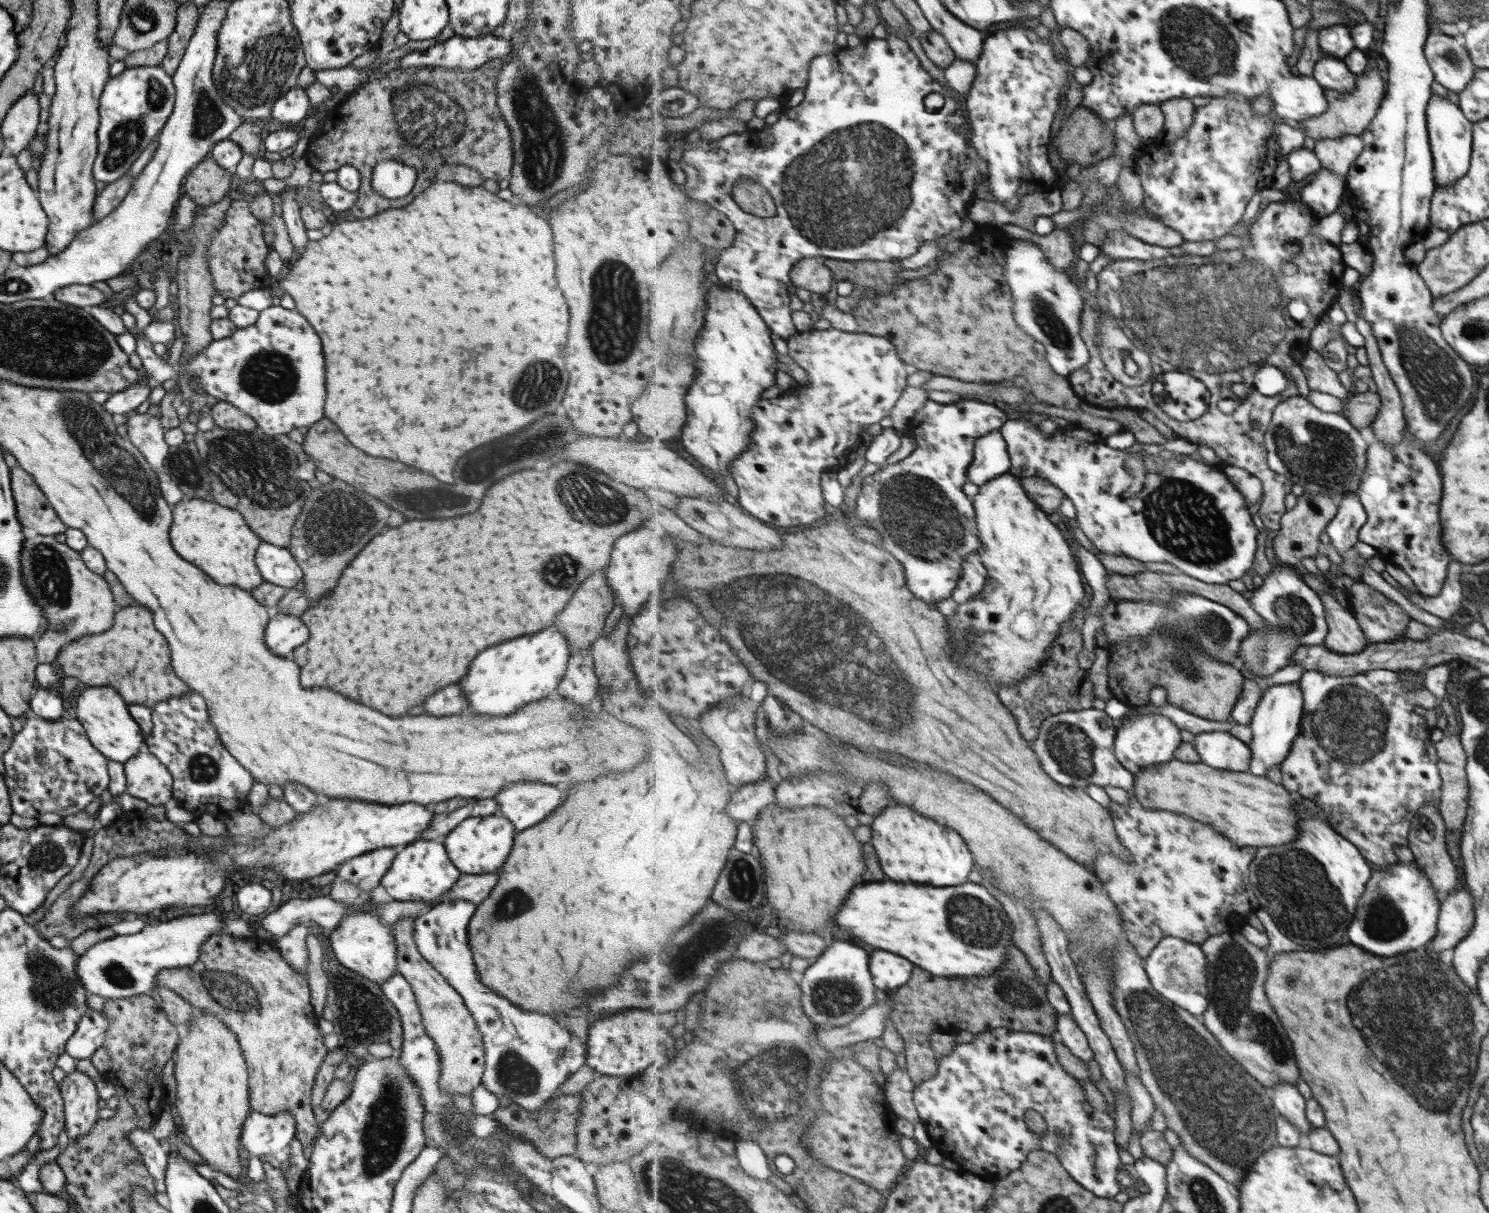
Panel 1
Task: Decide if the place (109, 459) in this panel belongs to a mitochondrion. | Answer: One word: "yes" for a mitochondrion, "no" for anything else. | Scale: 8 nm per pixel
yes

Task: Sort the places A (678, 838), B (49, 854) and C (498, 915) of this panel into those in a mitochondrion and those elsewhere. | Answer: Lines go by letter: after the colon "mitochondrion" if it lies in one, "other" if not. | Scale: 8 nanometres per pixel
A: other
B: mitochondrion
C: mitochondrion

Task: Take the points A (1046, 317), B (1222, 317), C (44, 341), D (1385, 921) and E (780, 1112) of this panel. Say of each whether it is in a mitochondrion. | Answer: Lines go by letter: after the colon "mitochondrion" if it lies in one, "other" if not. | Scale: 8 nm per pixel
A: mitochondrion
B: mitochondrion
C: mitochondrion
D: mitochondrion
E: mitochondrion

